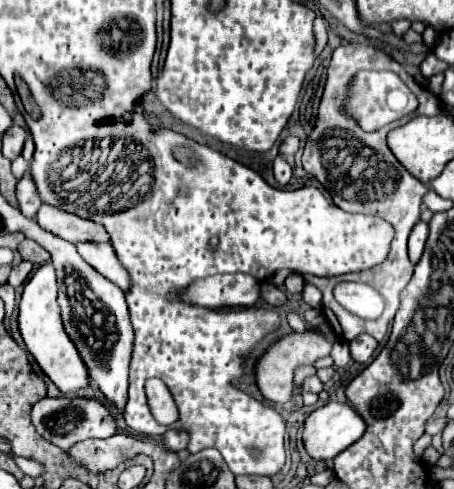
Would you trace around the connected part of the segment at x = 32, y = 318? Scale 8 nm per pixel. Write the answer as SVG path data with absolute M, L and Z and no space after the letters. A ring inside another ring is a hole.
M42 264L24 286L20 306L18 306L18 330L22 334L28 352L34 356L42 372L54 382L54 386L66 398L78 398L80 390L88 388L90 376L86 364L82 364L82 358L78 356L78 348L74 348L70 336L66 336L56 294L58 294L58 284L56 284L54 266Z

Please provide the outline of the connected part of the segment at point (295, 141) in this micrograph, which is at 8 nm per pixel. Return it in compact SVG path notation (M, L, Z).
M289 135L281 143L279 152L286 157L291 157L298 151L299 148L300 139L297 136Z

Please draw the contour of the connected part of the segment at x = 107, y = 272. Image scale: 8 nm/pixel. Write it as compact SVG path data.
M82 242L76 244L78 254L90 264L94 266L94 270L98 270L102 276L106 276L110 282L118 284L124 292L130 288L130 278L124 270L124 266L118 262L114 248L110 244L98 244L98 242Z

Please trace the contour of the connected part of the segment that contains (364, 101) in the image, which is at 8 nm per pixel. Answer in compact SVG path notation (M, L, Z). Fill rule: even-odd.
M360 72L352 84L352 88L362 88L364 92L360 92L360 98L350 96L350 114L356 116L354 120L358 120L358 124L372 132L378 130L410 112L414 112L418 108L418 100L416 96L410 92L410 88L394 74L394 72Z

